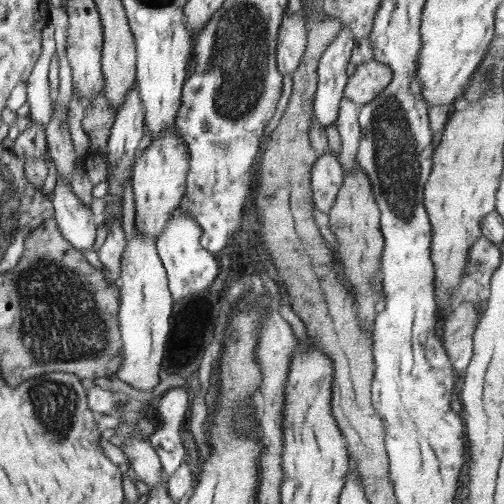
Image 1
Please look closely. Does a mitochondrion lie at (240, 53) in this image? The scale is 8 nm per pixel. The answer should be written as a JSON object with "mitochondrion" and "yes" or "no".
{"mitochondrion":"yes"}

